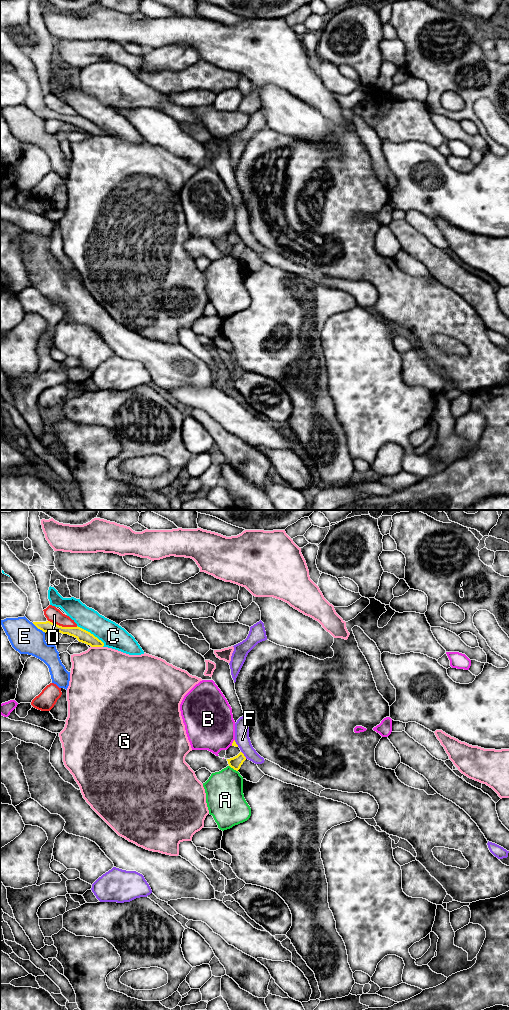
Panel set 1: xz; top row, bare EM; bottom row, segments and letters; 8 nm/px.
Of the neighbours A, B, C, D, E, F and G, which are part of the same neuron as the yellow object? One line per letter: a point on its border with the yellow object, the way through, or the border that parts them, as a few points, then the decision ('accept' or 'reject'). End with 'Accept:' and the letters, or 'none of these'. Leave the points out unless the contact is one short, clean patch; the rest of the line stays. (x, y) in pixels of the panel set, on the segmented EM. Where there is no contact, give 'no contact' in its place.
A: xz (233, 768) | along xz (229, 765), (237, 771) | reject
B: xz (233, 742) | reject
C: xz (90, 633) | reject
D: xz (63, 627) | reject
E: xz (39, 628) | reject
F: xz (243, 755) | reject
G: xz (97, 646) | reject
Accept: none of these

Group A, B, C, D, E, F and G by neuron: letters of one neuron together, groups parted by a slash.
A / B / C / D / E / F / G

